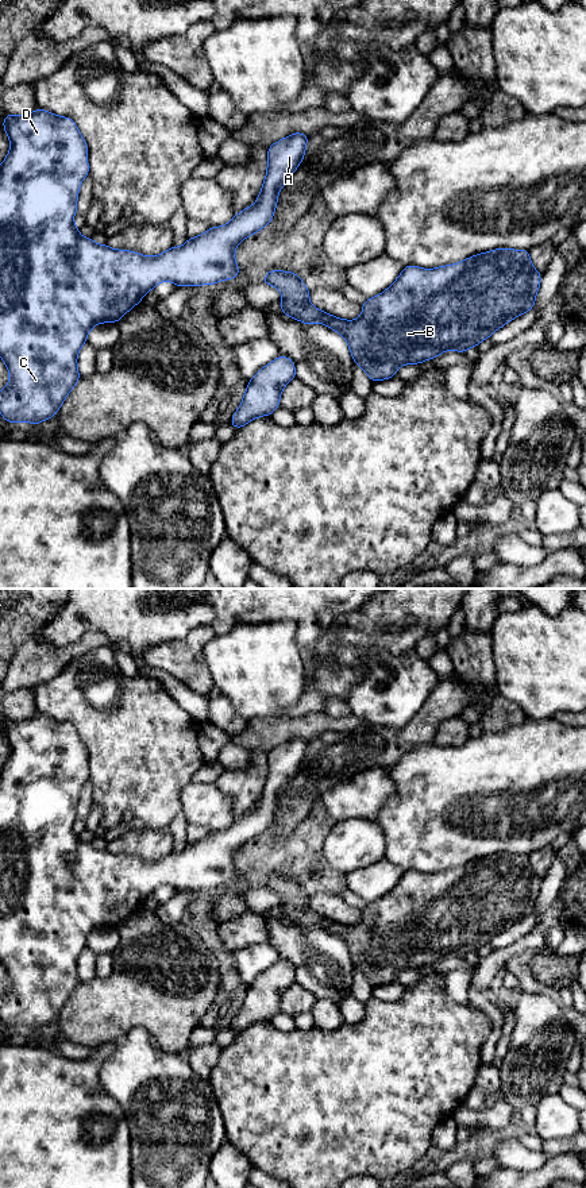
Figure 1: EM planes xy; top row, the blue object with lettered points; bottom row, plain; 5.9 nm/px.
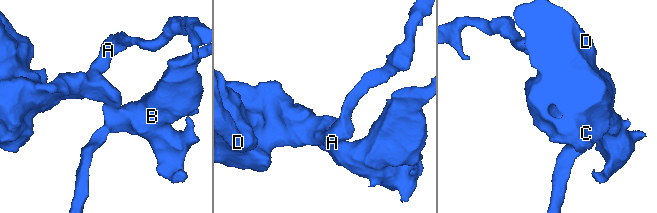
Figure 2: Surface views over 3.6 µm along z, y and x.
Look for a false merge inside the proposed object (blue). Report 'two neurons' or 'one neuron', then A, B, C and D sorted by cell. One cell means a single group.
two neurons | A C D / B

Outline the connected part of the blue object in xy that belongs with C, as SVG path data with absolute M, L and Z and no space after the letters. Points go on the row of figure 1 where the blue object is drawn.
M38 108L22 116L4 113L3 128L11 148L0 165L0 358L7 364L9 383L0 390L0 414L7 423L26 421L34 425L55 416L80 381L77 355L96 324L117 323L161 281L170 281L176 286L200 286L238 277L236 246L270 224L278 192L302 162L308 143L307 134L293 132L267 148L267 171L257 202L234 215L228 224L211 227L200 236L189 238L181 247L146 256L96 244L78 234L73 217L80 185L88 177L89 166L88 144L72 119Z

